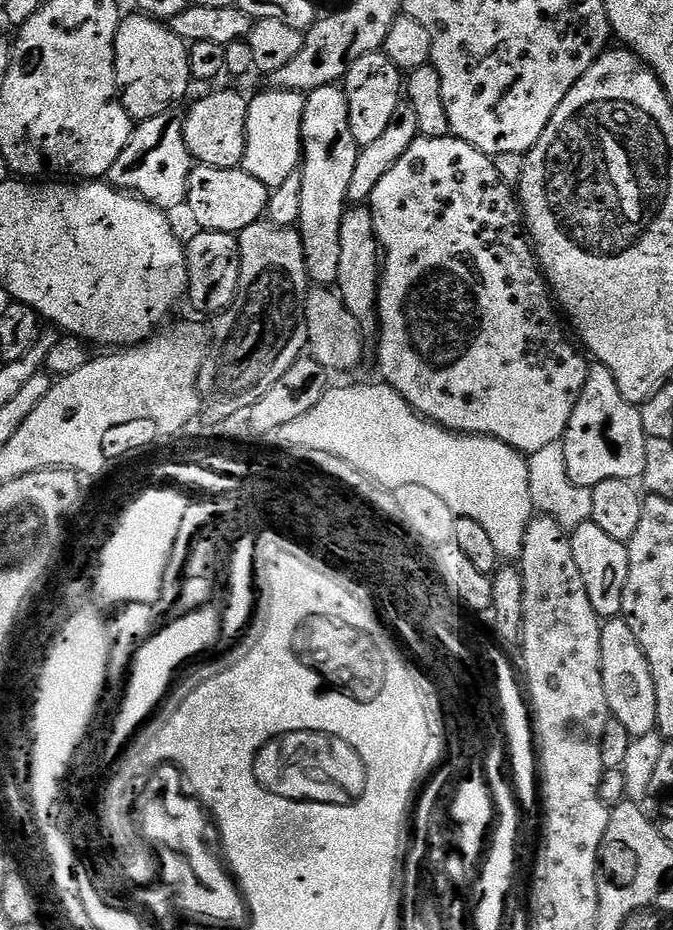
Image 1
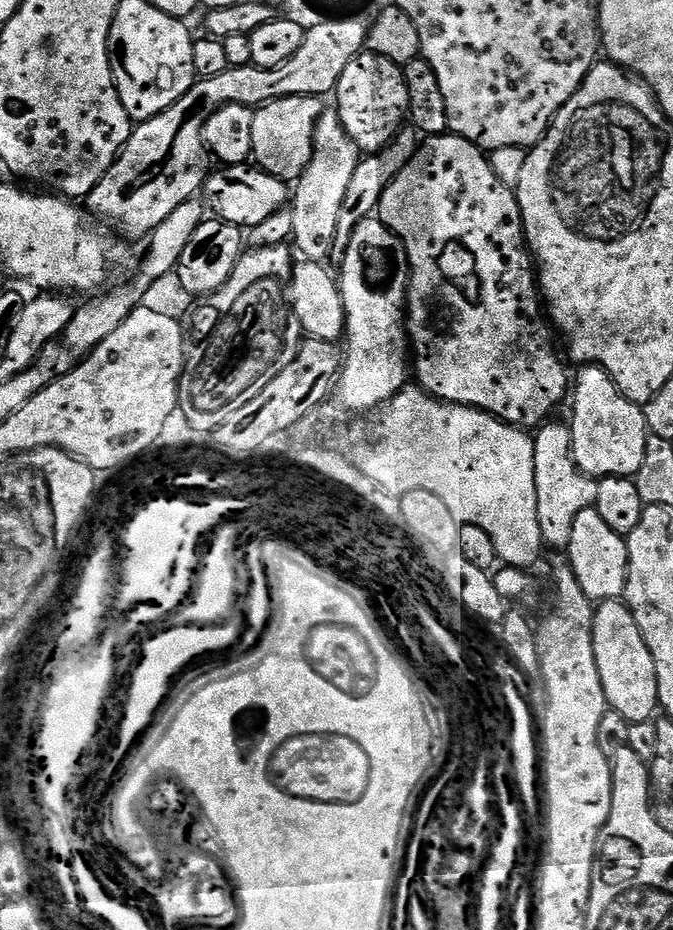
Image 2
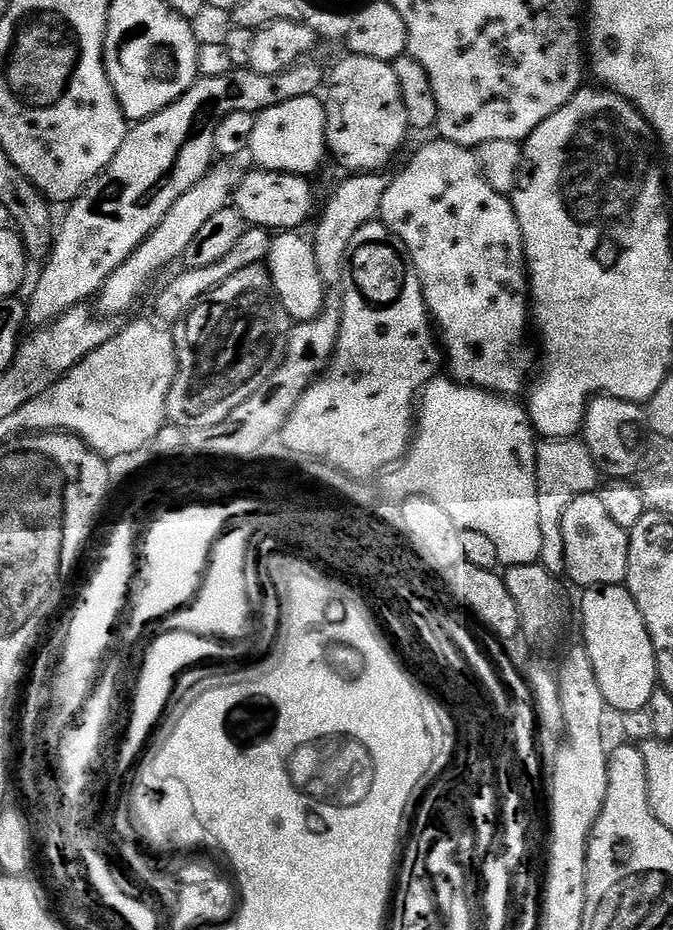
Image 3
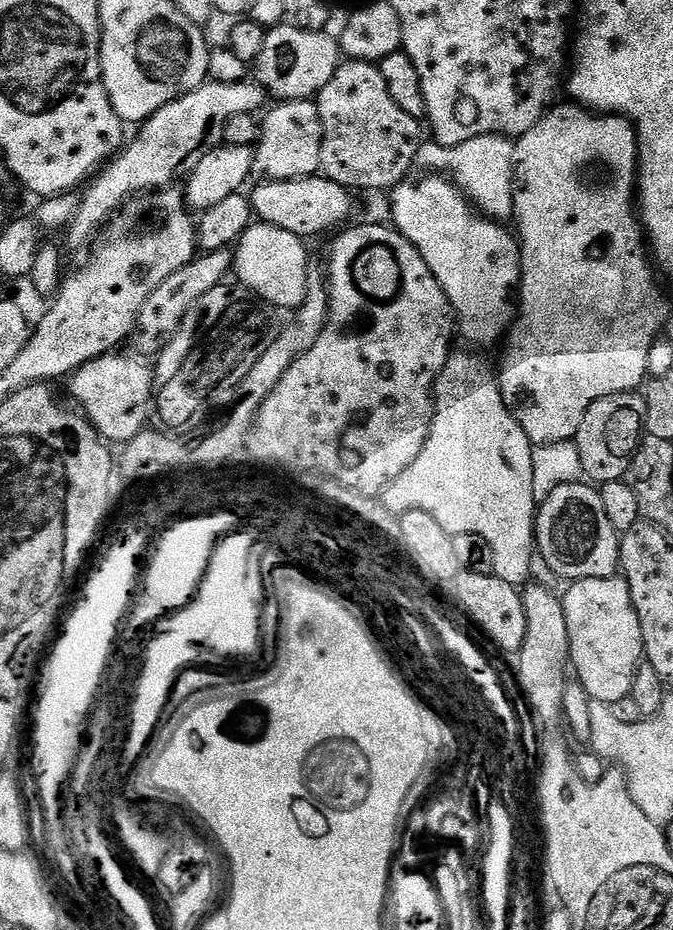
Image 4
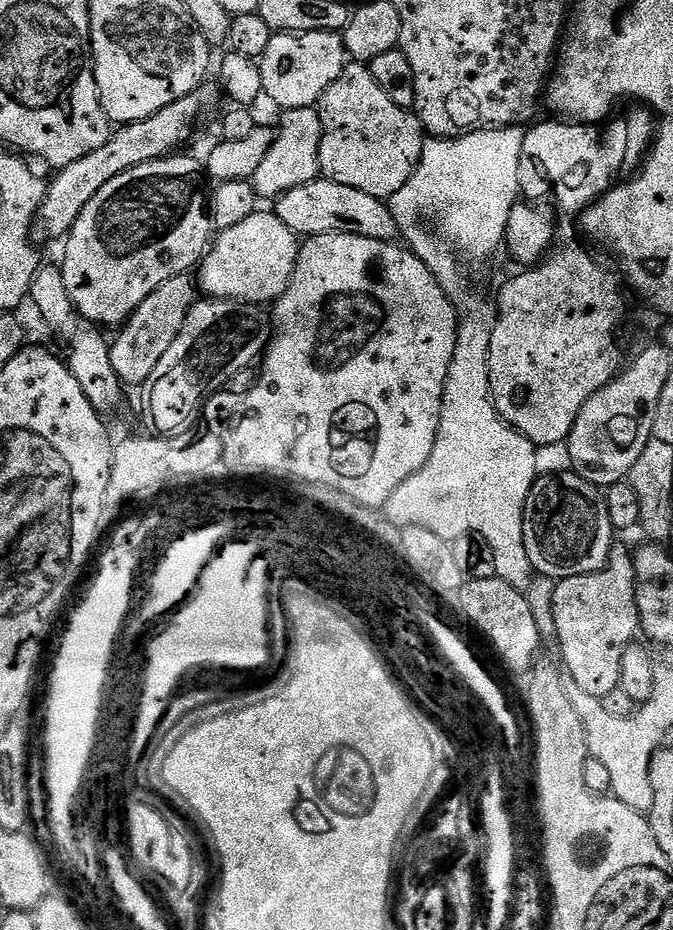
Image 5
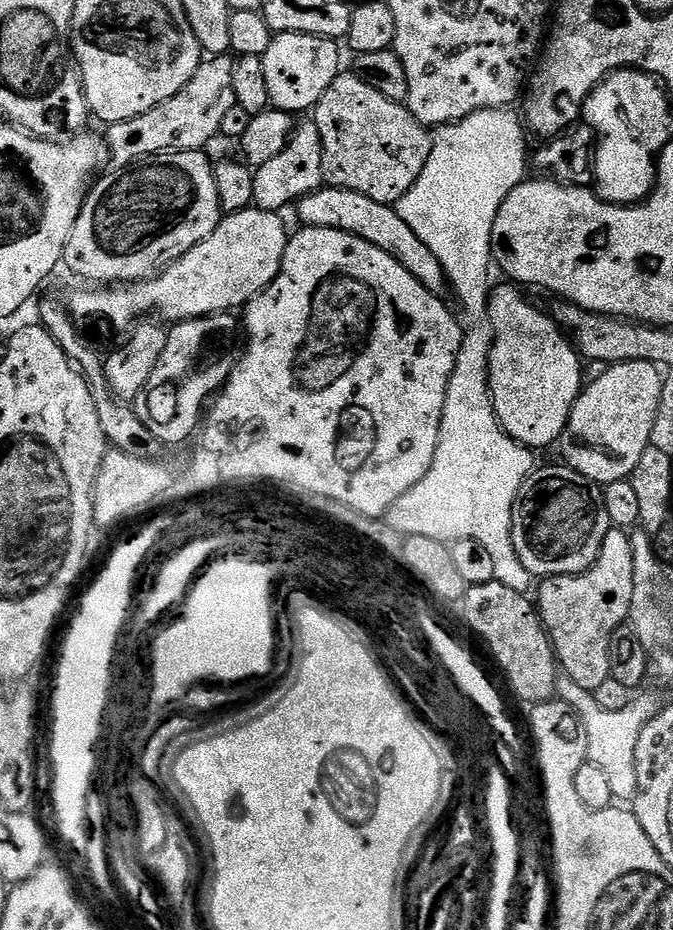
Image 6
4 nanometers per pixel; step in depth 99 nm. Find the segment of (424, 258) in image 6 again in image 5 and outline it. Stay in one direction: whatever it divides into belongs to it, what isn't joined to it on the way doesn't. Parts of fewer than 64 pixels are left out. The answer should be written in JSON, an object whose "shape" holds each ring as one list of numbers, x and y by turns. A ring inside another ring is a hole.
{"shape":[[317,178,306,182,306,186,282,194,275,201,274,211,278,219,286,222,286,226,290,226,290,230,300,238,358,234,362,238,395,241,398,236,394,214,381,197,354,190,354,186,342,186,333,180]]}

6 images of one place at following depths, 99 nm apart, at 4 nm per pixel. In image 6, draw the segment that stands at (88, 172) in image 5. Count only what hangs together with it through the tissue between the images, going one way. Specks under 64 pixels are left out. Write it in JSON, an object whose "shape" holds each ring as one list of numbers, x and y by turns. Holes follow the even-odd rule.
{"shape":[[228,54,213,56,201,63,194,78,190,78,174,98,166,98,166,102,146,110,146,114,107,125,106,140,125,165,159,156,161,152,199,152,220,136,222,118,235,104,233,57]]}

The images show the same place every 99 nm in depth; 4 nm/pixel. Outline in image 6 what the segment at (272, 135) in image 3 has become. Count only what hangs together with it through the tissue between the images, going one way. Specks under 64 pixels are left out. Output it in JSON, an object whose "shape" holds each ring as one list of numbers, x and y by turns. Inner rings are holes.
{"shape":[[304,118,295,125,292,136,286,142,286,150,266,162,266,166,255,169,254,194,255,207,265,208,268,212,280,212,284,207,295,205,303,196,316,192,324,184,322,174,322,134,318,134,315,119]]}

